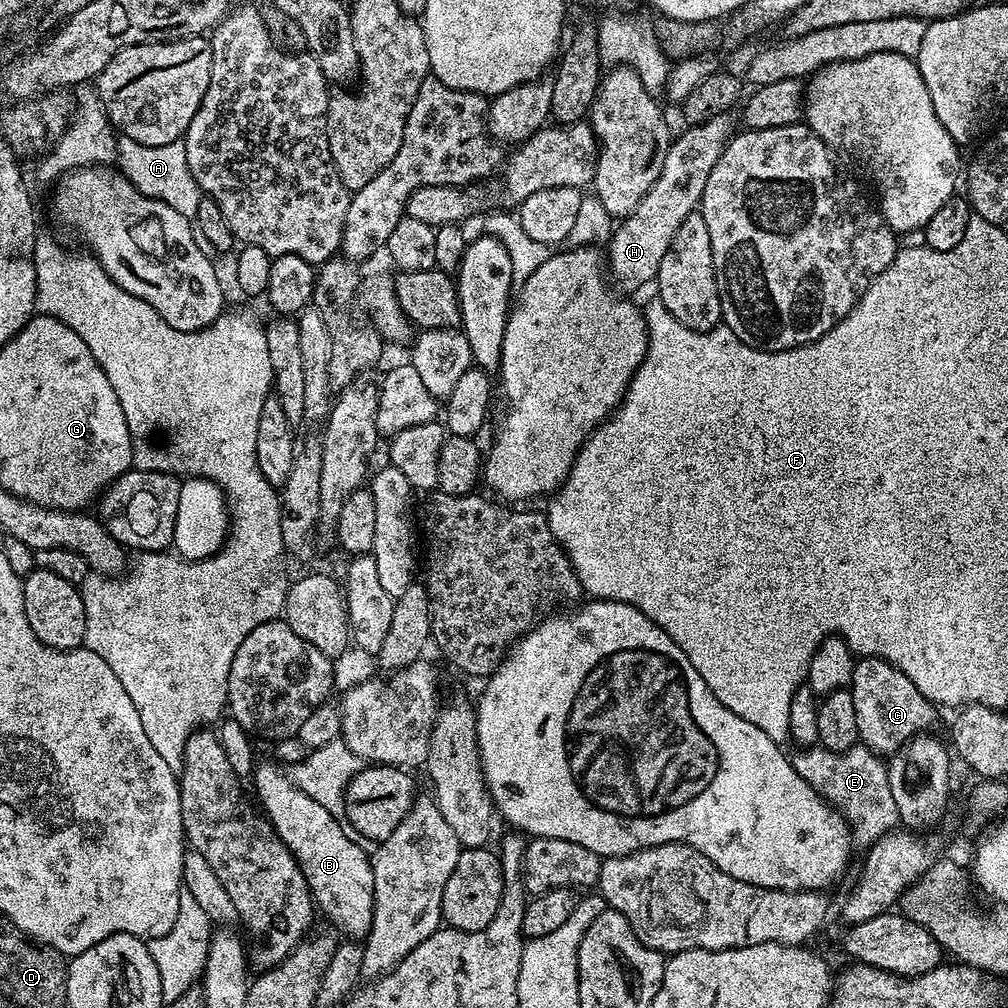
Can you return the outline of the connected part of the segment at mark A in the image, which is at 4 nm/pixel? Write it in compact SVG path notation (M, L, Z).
M121 139L115 150L118 160L120 156L119 171L142 194L166 202L166 206L178 210L178 214L189 218L195 217L202 193L188 169L183 143L168 143L139 144L136 140Z

